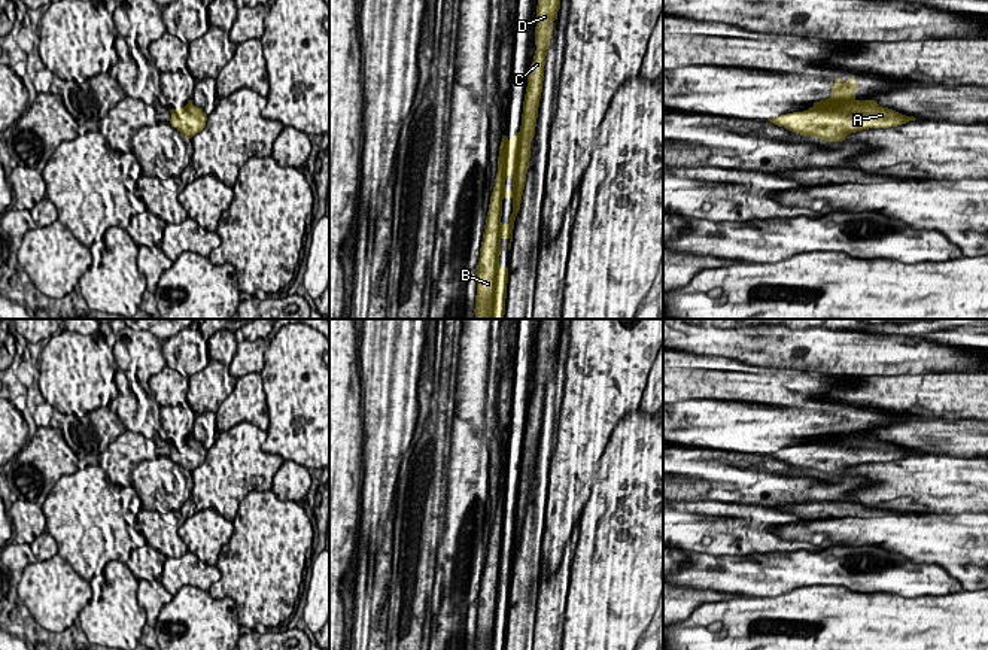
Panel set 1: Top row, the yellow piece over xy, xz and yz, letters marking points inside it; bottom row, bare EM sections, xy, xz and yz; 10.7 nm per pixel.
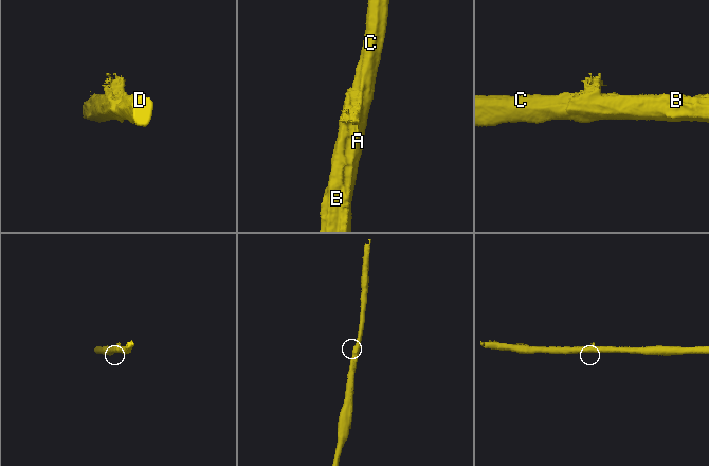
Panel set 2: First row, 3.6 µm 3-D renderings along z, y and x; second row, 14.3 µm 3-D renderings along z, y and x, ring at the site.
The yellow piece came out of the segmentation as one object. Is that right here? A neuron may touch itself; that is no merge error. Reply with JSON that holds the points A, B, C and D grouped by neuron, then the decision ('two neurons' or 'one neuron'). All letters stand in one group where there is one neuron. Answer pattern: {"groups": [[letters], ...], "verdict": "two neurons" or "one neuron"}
{"groups": [["A", "B", "C", "D"]], "verdict": "one neuron"}

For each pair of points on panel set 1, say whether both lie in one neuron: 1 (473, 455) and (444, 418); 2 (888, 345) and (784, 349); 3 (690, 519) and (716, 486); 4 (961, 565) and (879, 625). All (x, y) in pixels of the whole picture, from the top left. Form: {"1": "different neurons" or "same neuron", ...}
{"1": "different neurons", "2": "same neuron", "3": "different neurons", "4": "different neurons"}

